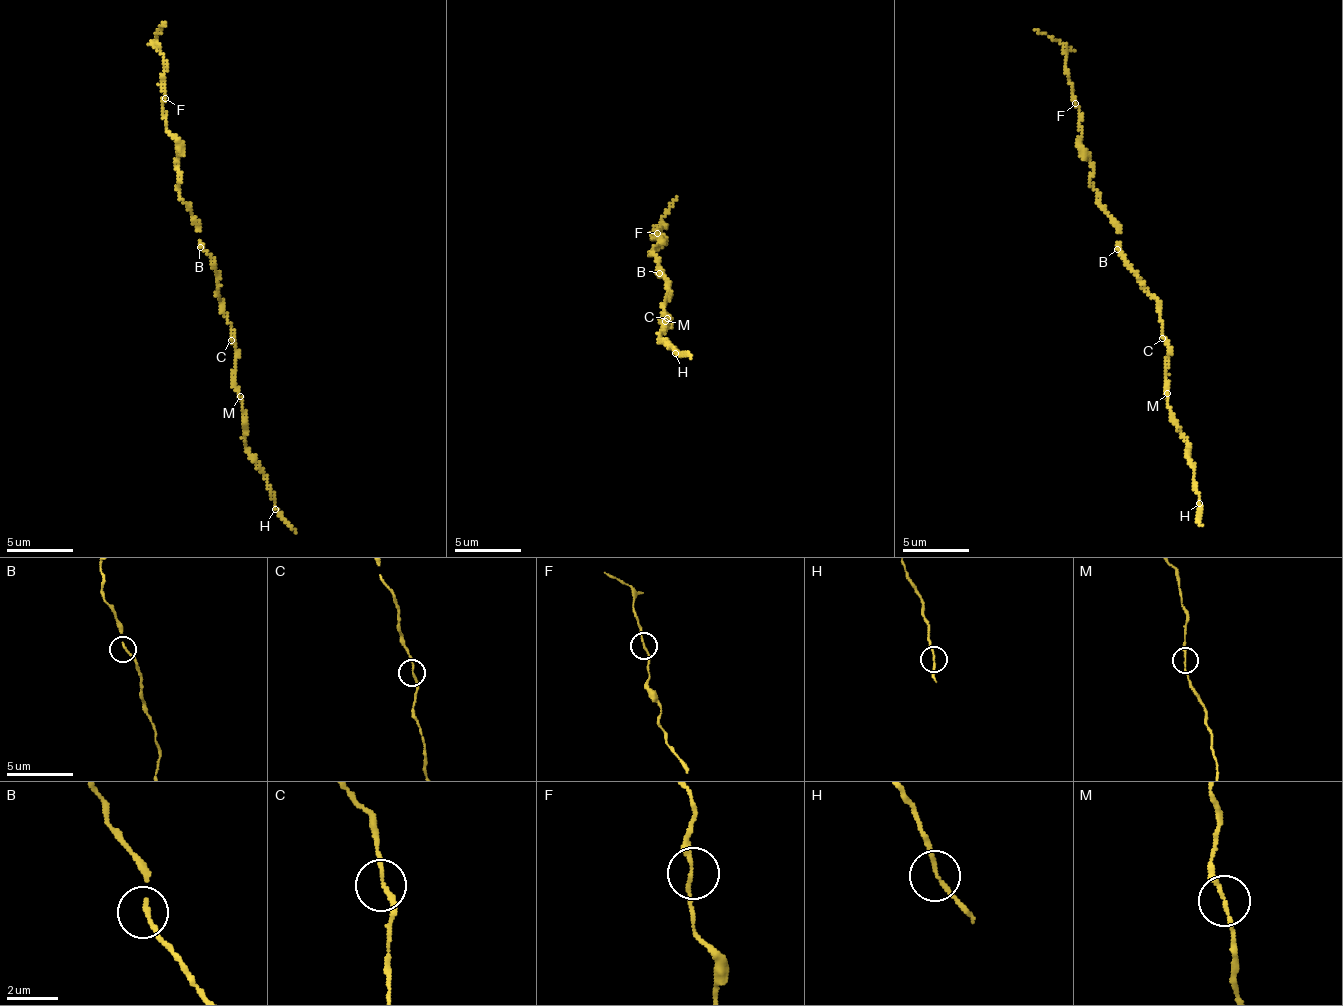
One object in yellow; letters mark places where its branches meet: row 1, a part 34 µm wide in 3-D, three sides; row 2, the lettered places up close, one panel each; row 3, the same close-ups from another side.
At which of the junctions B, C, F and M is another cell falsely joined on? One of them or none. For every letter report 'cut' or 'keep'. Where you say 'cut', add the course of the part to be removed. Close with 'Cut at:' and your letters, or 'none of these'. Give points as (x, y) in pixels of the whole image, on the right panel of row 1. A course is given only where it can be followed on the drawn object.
B: keep
C: keep
F: keep
M: keep
Cut at: none of these

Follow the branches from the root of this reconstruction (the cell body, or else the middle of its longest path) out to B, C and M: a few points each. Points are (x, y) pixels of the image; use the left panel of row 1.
B: (216, 272), (215, 261), (200, 247)
C: (216, 272), (220, 299), (231, 327), (231, 340)
M: (216, 272), (220, 299), (235, 343), (235, 390), (239, 397)

